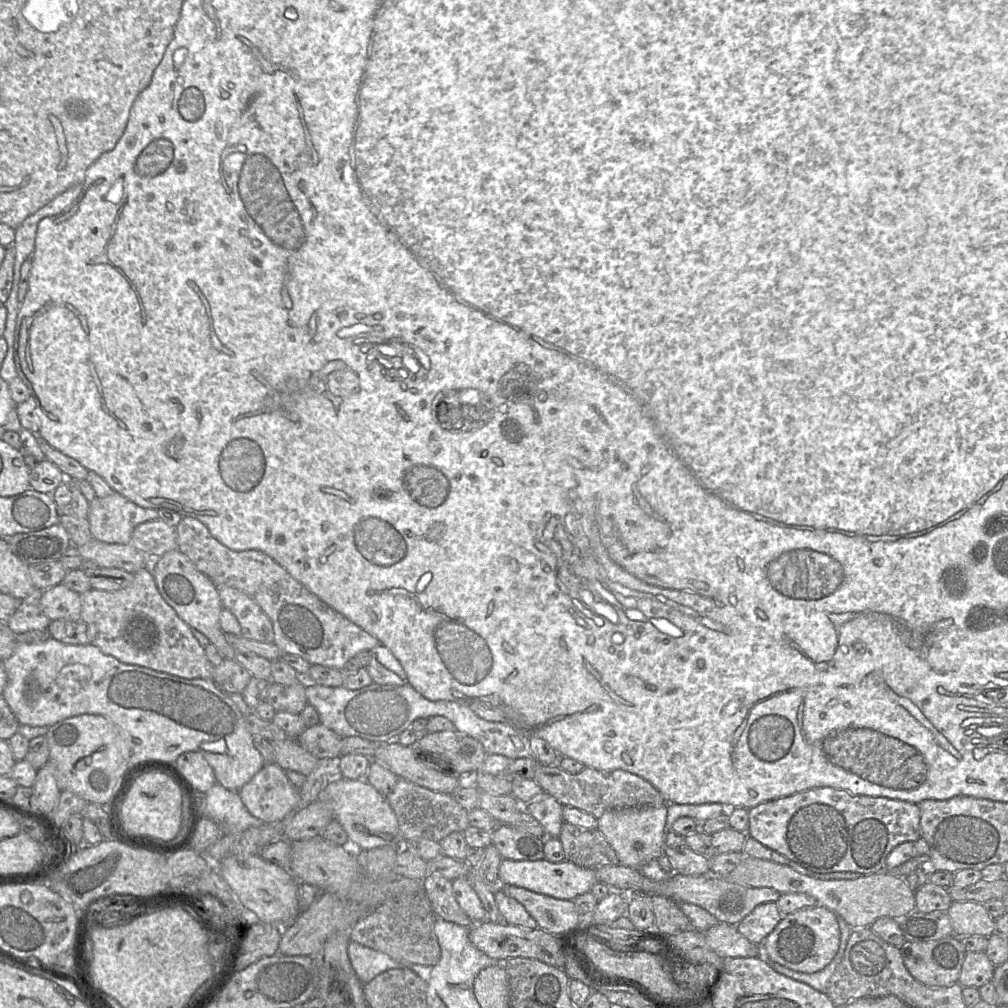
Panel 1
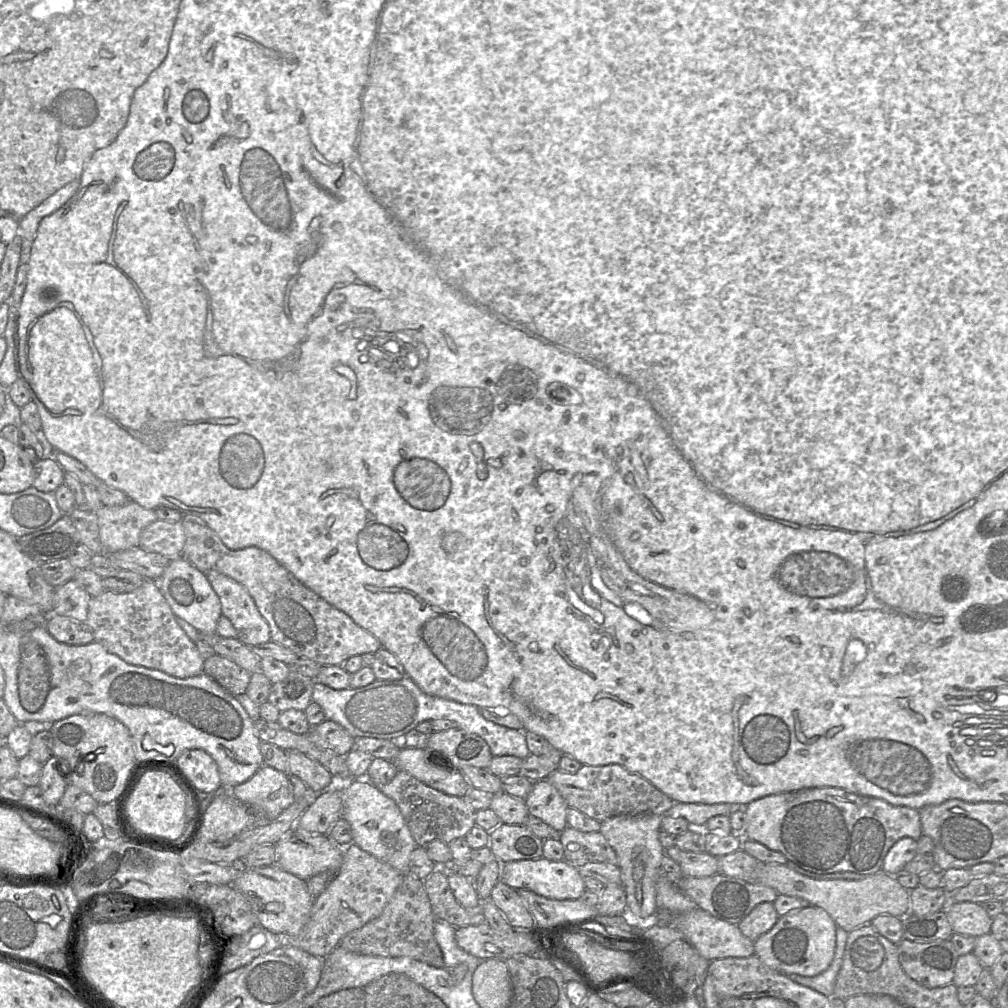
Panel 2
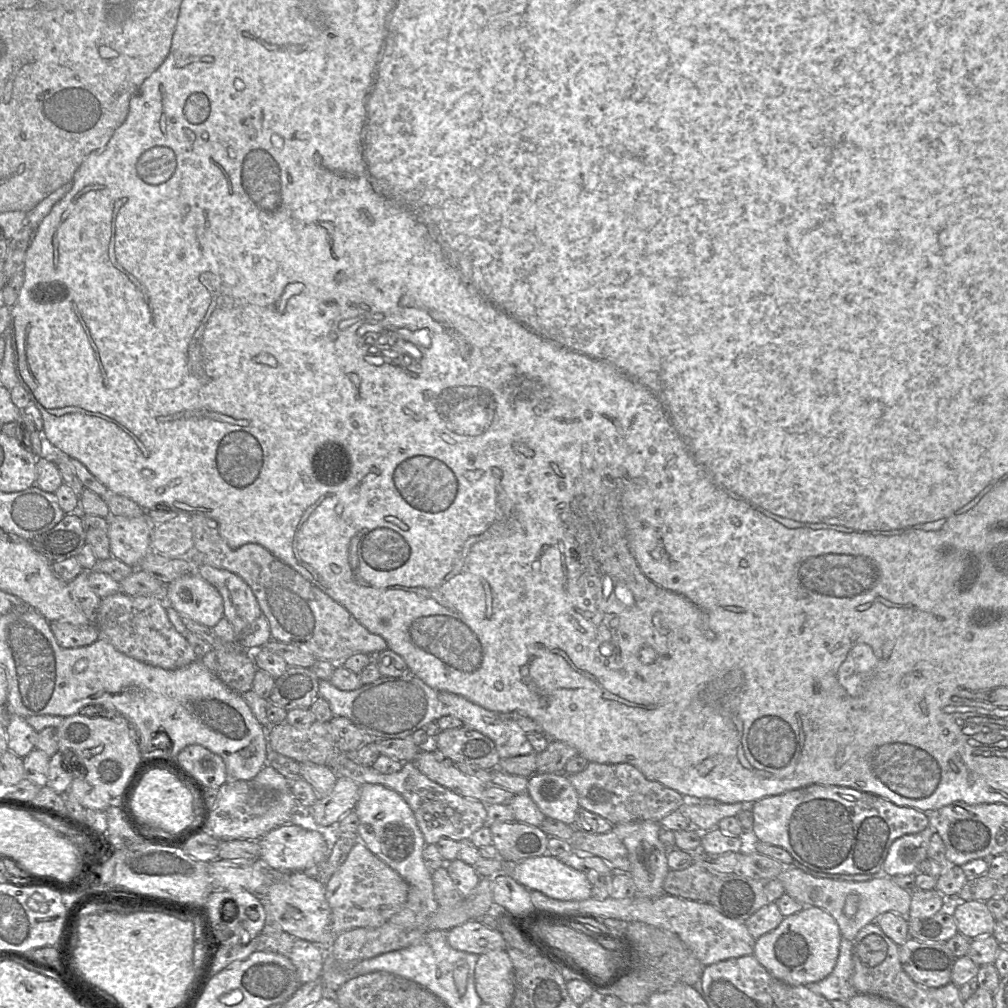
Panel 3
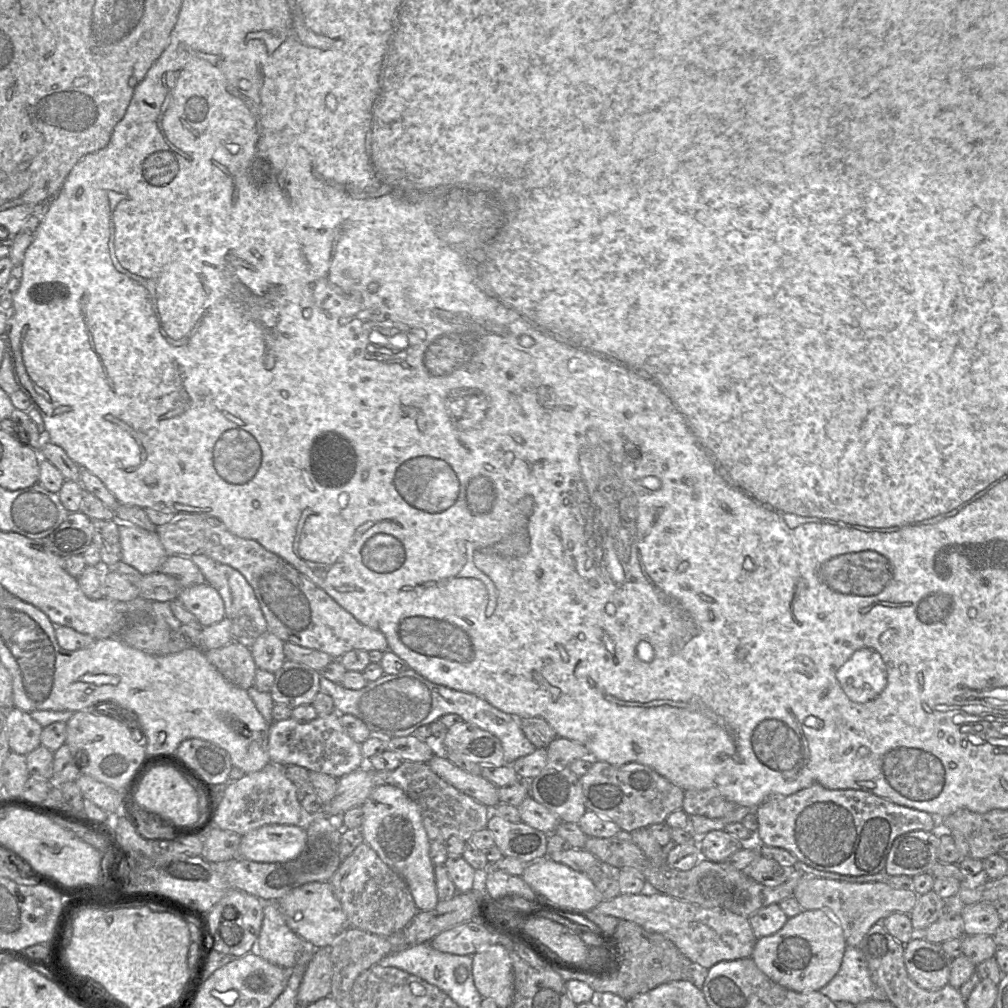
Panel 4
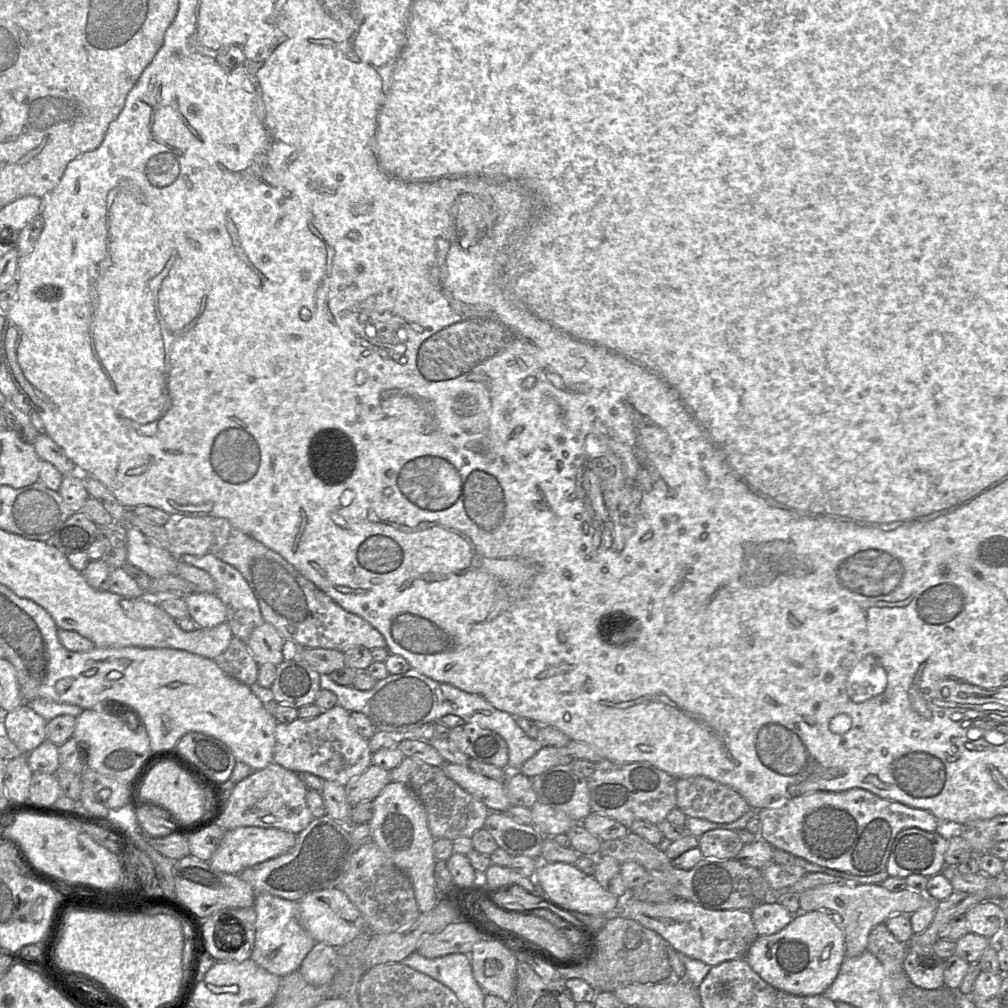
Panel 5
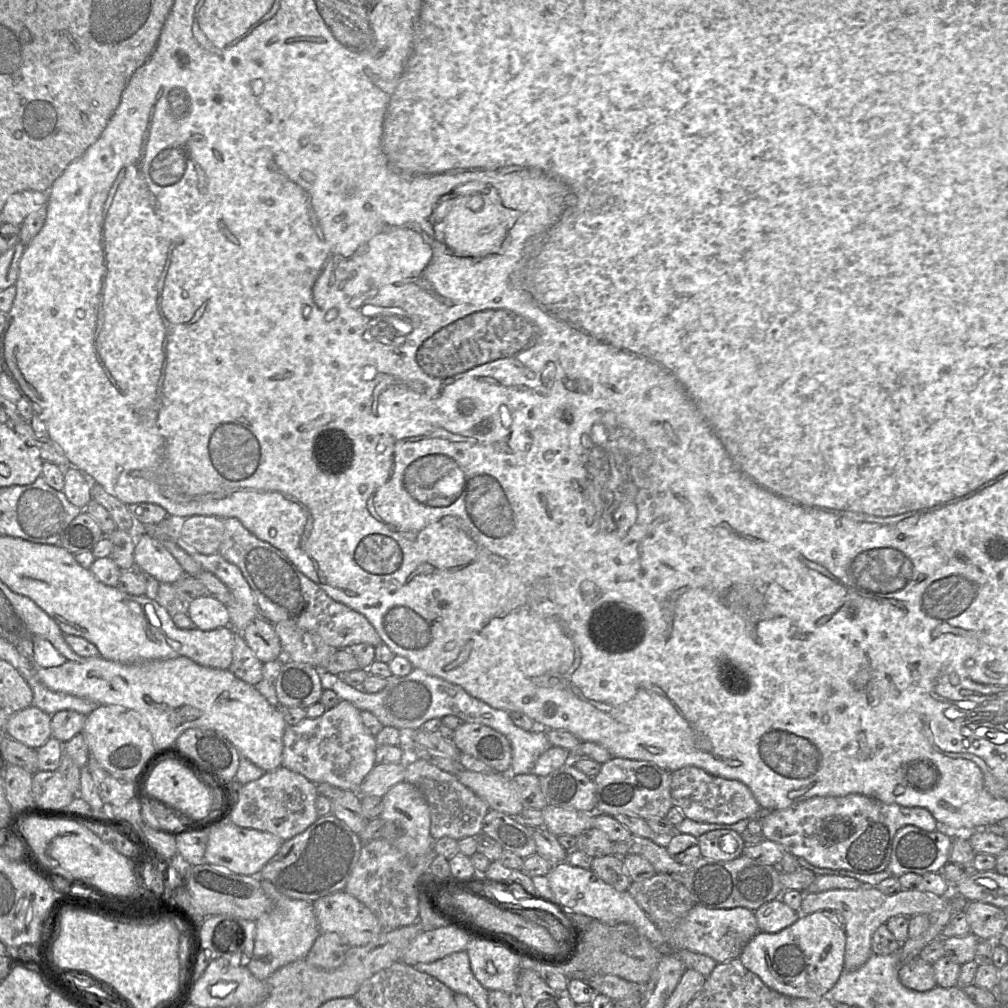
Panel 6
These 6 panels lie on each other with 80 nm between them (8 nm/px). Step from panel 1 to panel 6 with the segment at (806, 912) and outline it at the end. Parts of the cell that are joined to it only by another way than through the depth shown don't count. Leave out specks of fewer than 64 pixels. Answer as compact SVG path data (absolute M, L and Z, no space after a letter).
M817 911L803 915L777 933L759 931L745 946L739 959L769 988L790 997L820 1000L844 971L845 923L839 912Z

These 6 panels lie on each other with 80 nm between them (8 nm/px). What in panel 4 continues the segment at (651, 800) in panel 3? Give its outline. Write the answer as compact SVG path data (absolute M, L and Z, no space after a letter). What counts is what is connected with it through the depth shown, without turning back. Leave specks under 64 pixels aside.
M593 761L589 771L579 779L586 809L615 822L623 833L665 823L668 815L681 809L683 805L683 789L640 763L630 762L614 766L605 761Z

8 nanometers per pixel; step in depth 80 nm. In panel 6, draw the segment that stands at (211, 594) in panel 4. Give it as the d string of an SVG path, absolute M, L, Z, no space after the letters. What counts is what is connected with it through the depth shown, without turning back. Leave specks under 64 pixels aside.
M212 596L193 599L188 615L196 628L208 631L229 626L230 617L227 607Z

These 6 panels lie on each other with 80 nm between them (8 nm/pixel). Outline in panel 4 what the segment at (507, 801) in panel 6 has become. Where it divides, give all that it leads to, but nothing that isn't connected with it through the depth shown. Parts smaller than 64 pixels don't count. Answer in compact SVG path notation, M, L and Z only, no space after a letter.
M442 751L436 752L427 764L444 781L489 809L500 803L497 786L481 775L473 775L460 769L450 762Z

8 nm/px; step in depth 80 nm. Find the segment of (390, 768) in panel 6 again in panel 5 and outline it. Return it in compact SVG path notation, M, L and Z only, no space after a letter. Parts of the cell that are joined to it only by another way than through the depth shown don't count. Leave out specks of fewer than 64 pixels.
M371 764L364 772L352 777L344 788L347 799L353 806L362 801L373 801L390 782L390 771Z

